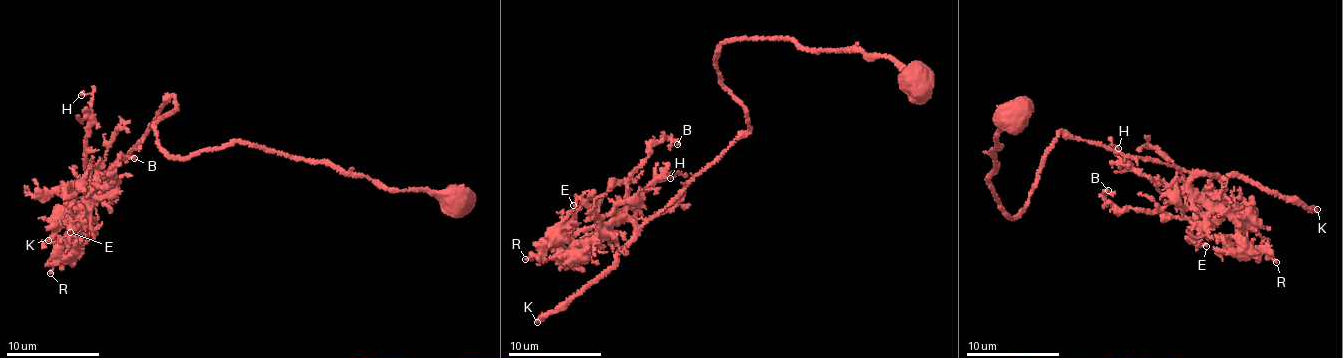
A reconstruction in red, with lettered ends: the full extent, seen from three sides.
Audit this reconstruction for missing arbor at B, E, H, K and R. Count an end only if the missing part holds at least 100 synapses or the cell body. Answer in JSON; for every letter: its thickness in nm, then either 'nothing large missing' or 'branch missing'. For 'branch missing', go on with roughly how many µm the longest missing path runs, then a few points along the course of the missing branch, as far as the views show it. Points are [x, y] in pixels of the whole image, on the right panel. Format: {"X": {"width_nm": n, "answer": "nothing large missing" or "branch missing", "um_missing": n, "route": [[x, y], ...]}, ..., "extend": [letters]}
{"B": {"width_nm": 140, "answer": "nothing large missing"}, "E": {"width_nm": 100, "answer": "nothing large missing"}, "H": {"width_nm": 140, "answer": "nothing large missing"}, "K": {"width_nm": 400, "answer": "branch missing", "um_missing": 60}, "R": {"width_nm": 160, "answer": "nothing large missing"}, "extend": ["K"]}

